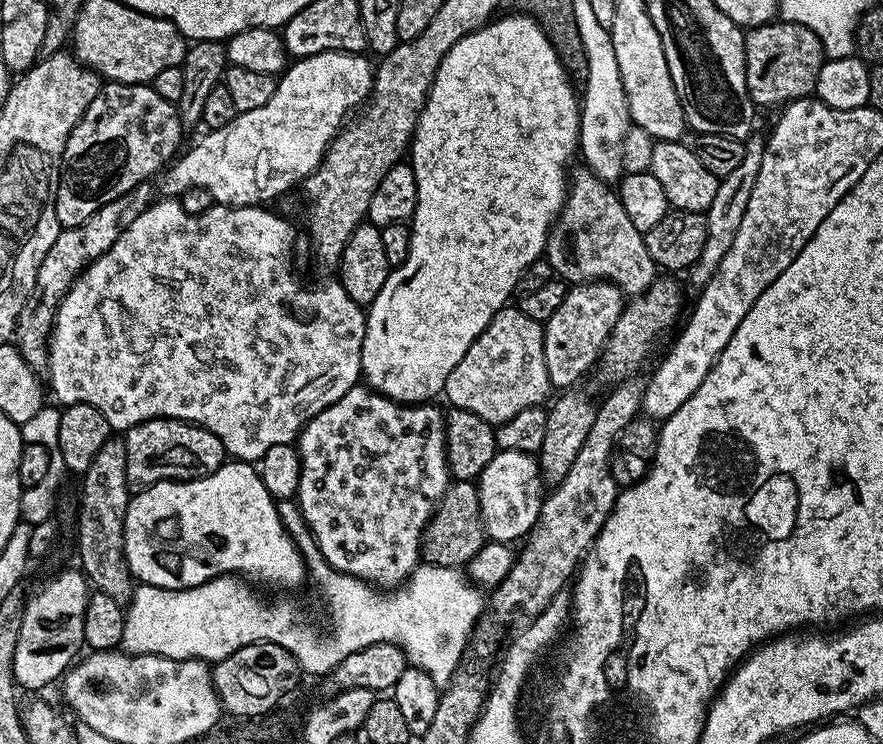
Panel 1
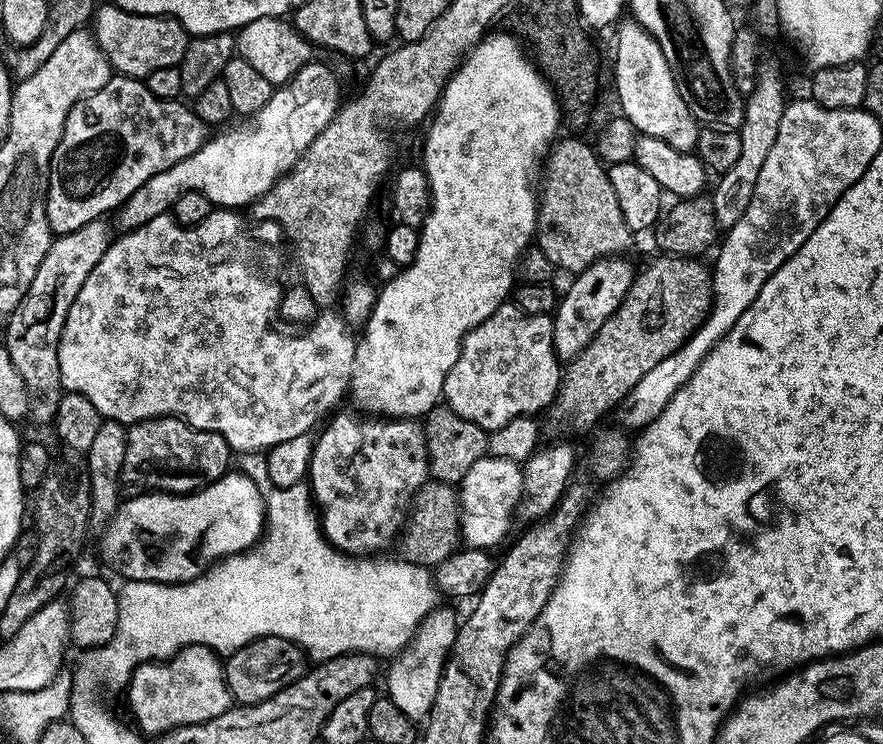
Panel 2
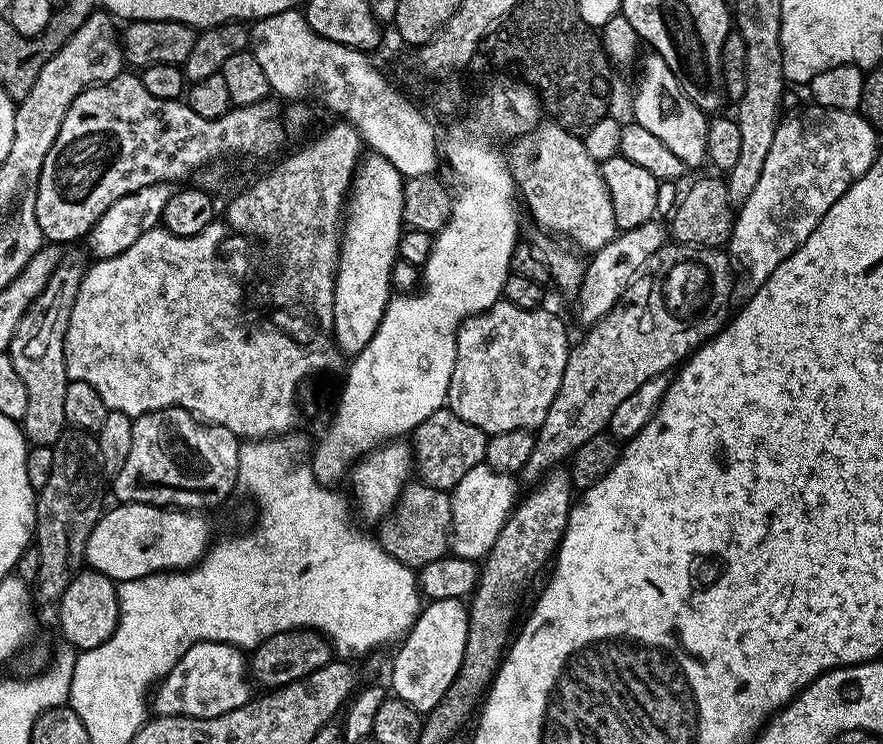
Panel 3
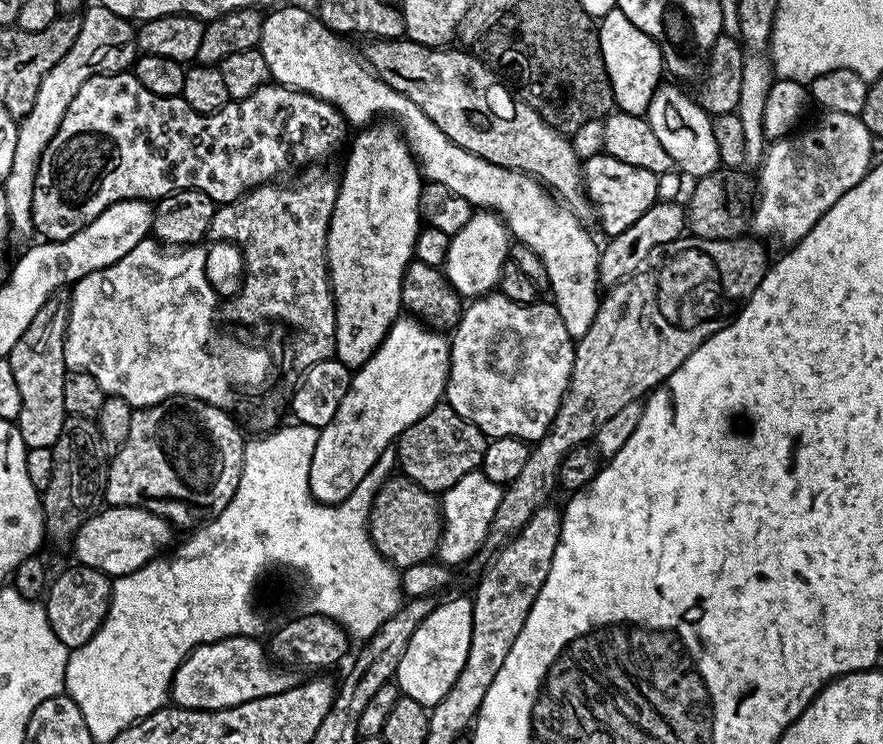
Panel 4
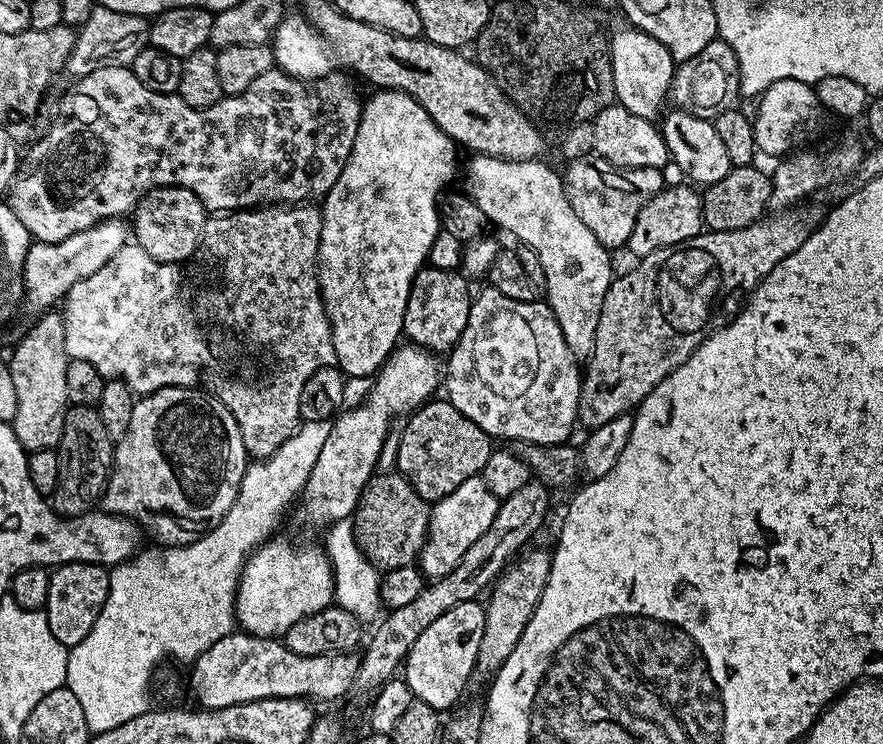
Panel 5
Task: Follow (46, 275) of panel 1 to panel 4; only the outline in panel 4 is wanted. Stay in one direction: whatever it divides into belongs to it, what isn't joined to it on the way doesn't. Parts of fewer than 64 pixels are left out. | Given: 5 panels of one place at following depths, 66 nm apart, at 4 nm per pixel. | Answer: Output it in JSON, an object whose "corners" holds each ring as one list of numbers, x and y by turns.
{"corners":[[64,290,57,291,56,295,51,296,46,302,46,306,42,306,42,310,38,310,38,314,34,314,34,322,30,322,30,326,26,326,26,334,22,334,22,338,15,342,14,348,6,357,10,370,14,370,14,382,18,382,18,394,22,394,22,410,20,411,18,427,22,434,24,447,27,449,52,449,58,442,58,434,62,434,66,415,62,402,62,386,66,375,64,338,68,331,69,300,69,293]]}

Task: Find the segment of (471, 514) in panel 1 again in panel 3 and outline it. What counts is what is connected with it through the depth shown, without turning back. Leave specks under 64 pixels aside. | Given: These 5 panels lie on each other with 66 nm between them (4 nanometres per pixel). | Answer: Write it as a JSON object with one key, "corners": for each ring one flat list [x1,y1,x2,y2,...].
{"corners":[[409,482,391,512,378,525,378,543,398,562,418,570,426,562,449,555,452,538,452,497,445,489,423,482]]}

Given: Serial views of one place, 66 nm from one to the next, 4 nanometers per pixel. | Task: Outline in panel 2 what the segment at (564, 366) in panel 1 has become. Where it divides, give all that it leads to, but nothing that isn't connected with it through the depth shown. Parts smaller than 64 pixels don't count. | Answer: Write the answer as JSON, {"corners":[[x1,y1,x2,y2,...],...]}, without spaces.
{"corners":[[609,258,594,262,584,272,575,273,572,285,559,297,554,309,552,337,554,350,561,361,571,362,579,356,580,351,591,342,594,334,618,310,626,298,634,279,634,268,624,258]]}

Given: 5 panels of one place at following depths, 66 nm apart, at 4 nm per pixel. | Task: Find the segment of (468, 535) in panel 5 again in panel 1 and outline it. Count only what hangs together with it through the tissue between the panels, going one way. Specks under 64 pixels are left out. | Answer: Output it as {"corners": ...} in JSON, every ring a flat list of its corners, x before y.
{"corners":[[497,451,495,458,478,478,480,517,484,519,487,539,512,544,516,539,519,541,527,537,544,505,545,492,546,485,535,455,527,452]]}

